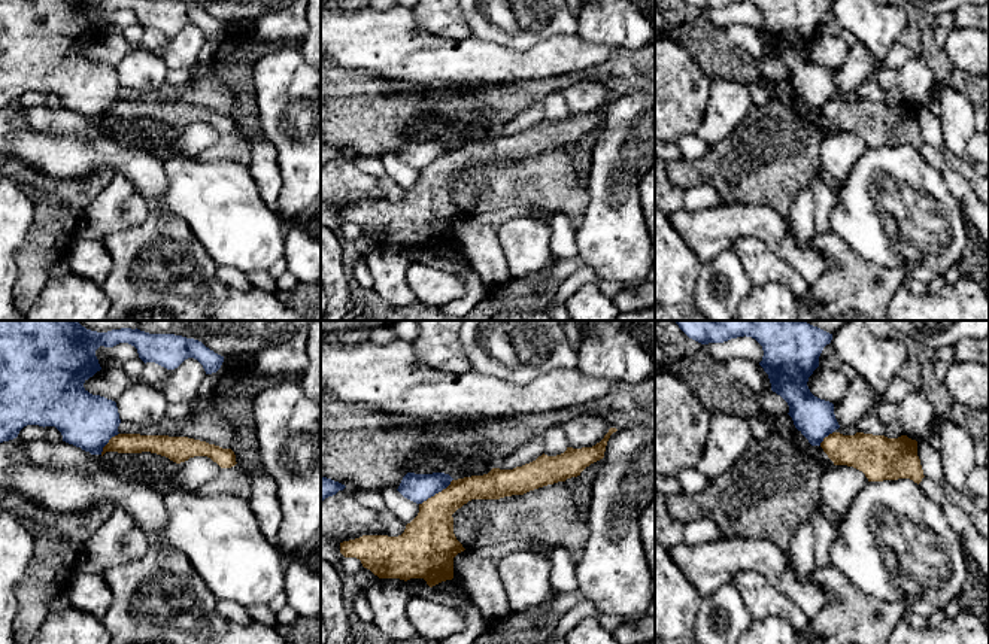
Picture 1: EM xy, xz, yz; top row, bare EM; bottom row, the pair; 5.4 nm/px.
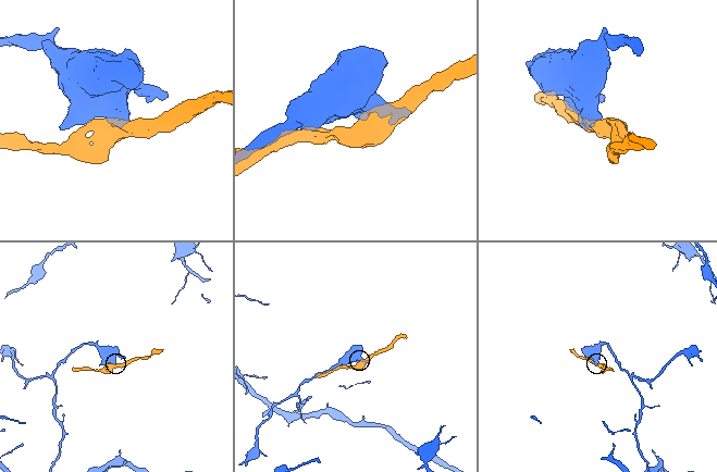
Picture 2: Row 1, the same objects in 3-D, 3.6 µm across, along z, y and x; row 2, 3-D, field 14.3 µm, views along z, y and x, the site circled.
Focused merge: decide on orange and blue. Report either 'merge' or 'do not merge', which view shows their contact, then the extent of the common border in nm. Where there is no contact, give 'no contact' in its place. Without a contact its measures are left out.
do not merge | xz | 240 nm

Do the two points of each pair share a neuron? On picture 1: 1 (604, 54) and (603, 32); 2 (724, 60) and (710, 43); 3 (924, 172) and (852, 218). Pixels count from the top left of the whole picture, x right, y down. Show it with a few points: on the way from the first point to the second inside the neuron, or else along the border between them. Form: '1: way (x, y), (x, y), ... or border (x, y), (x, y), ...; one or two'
1: border (576, 35), (589, 42), (615, 45), (618, 48); two
2: way (719, 55), (712, 48); one
3: way (900, 167), (880, 167), (861, 194); one

